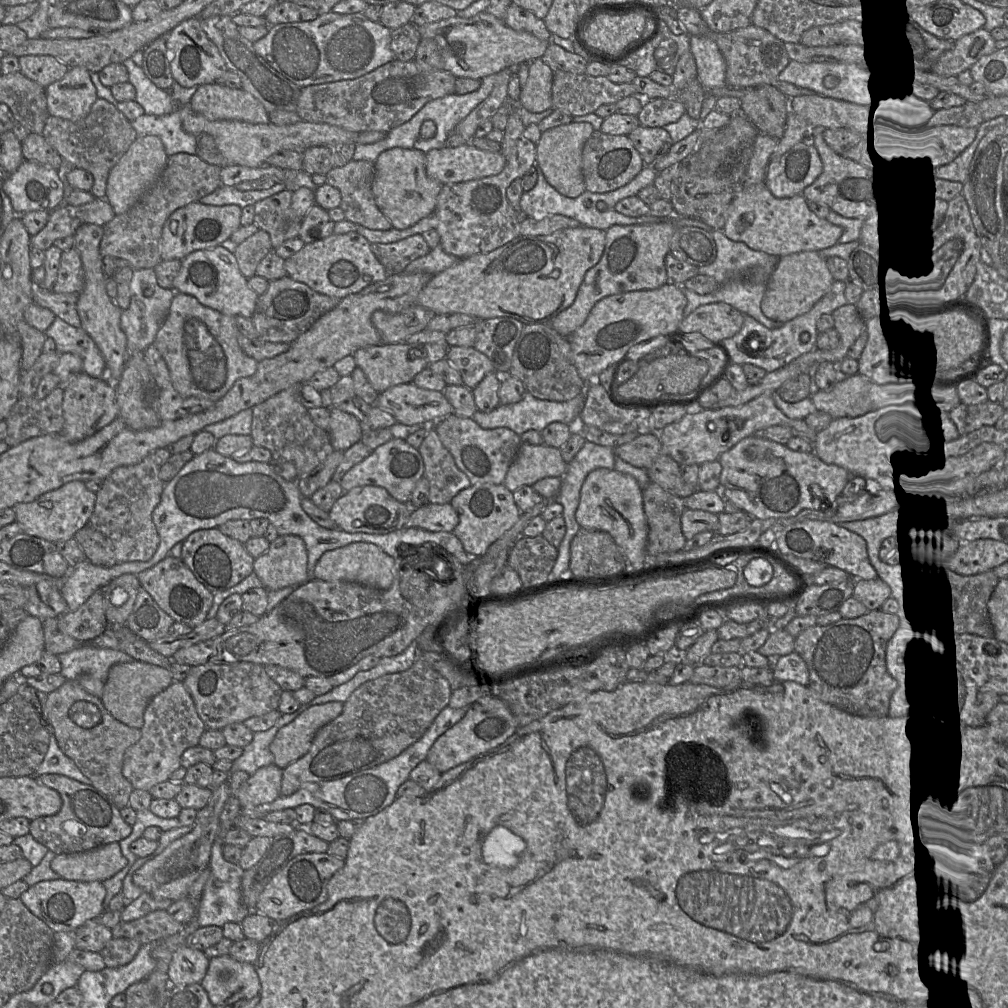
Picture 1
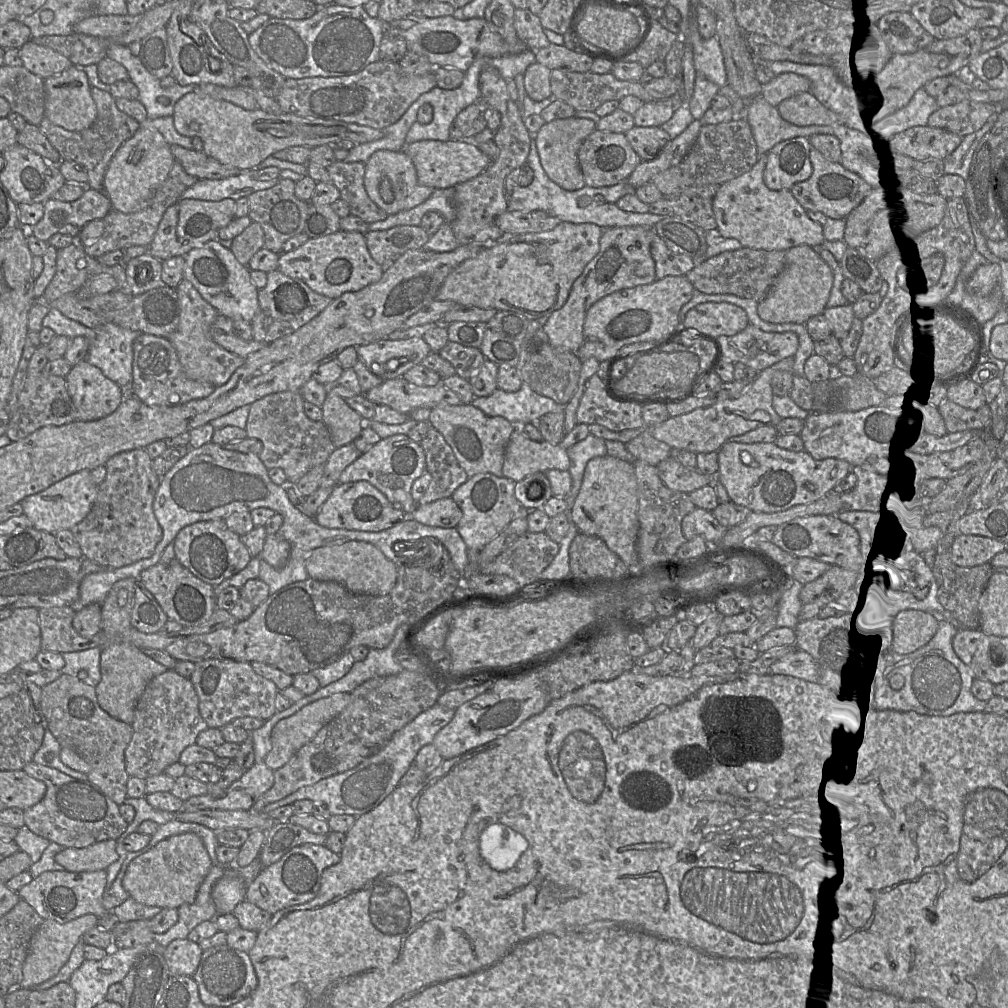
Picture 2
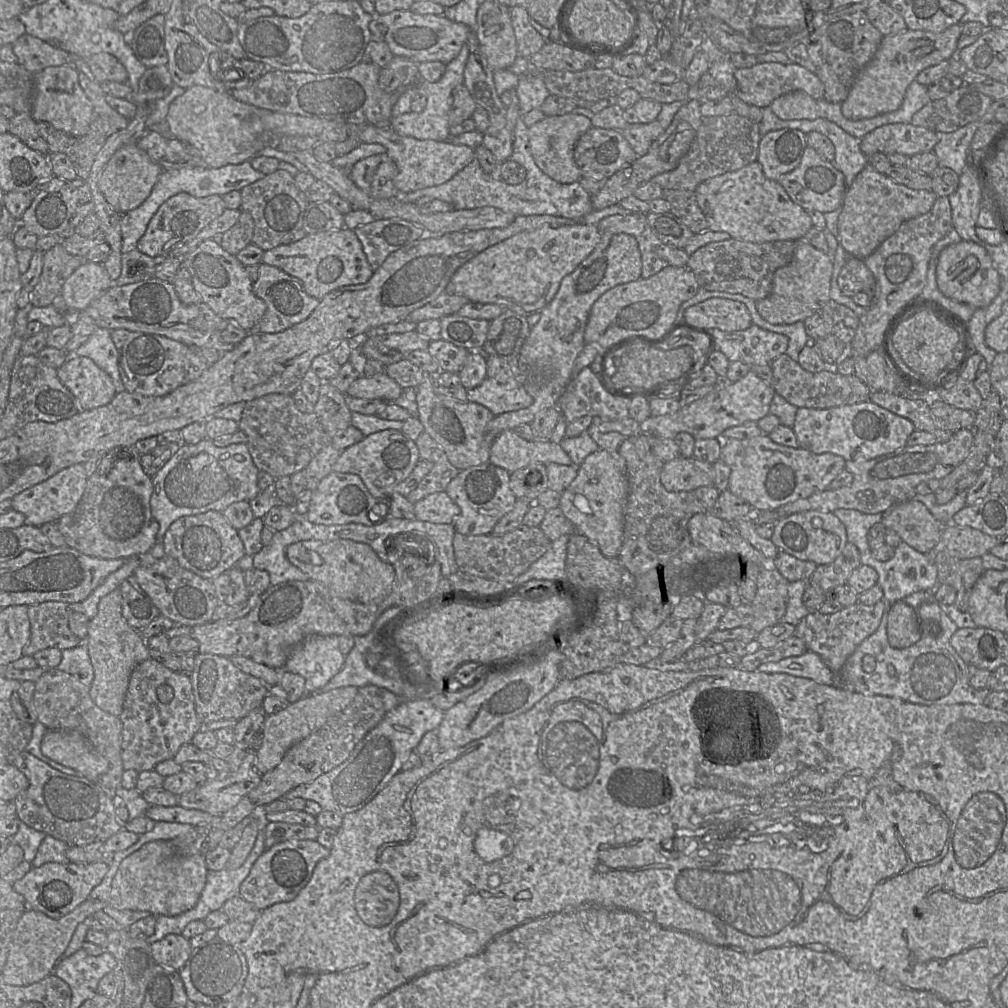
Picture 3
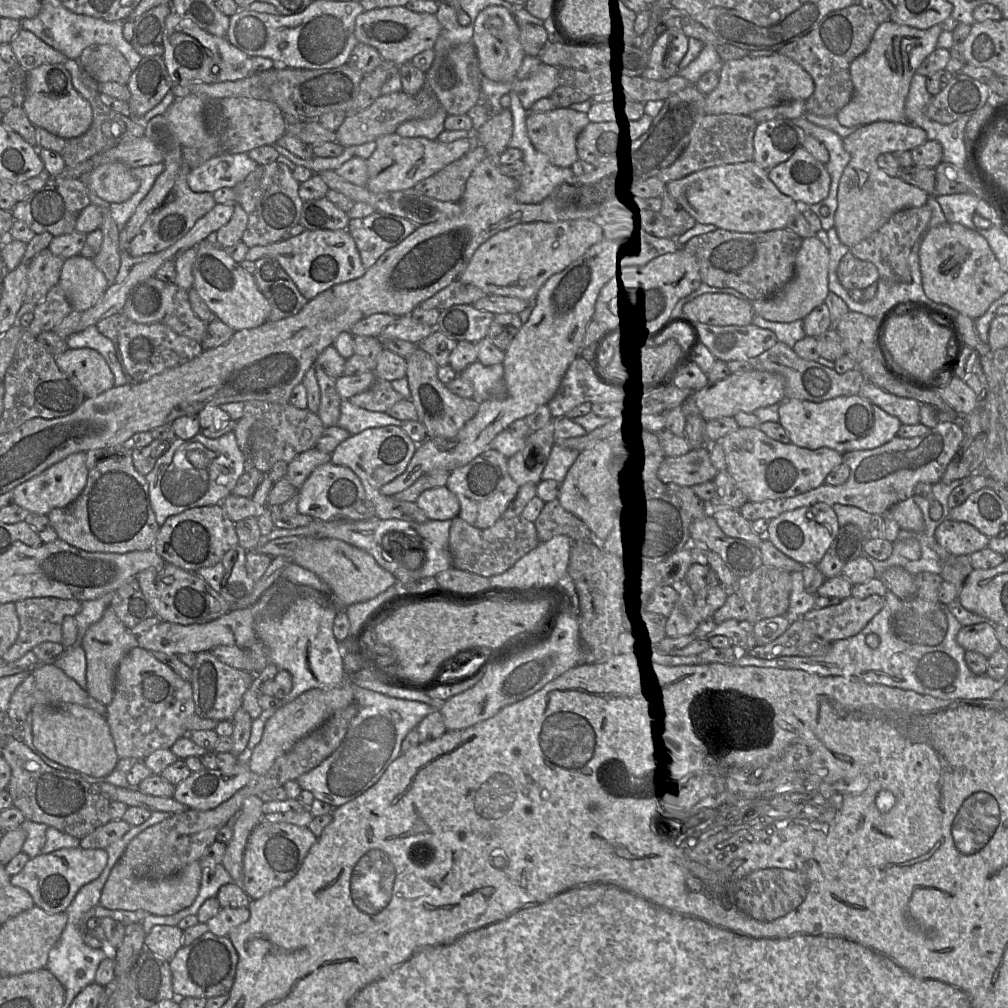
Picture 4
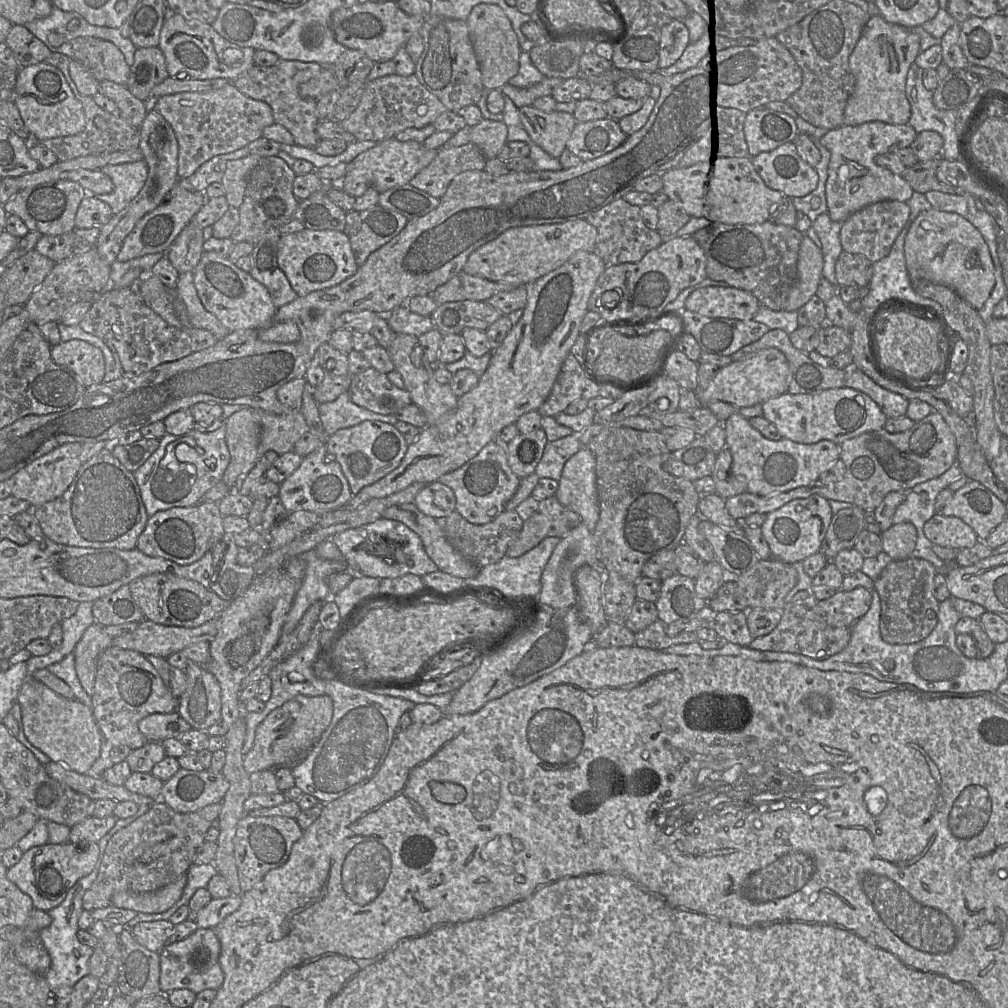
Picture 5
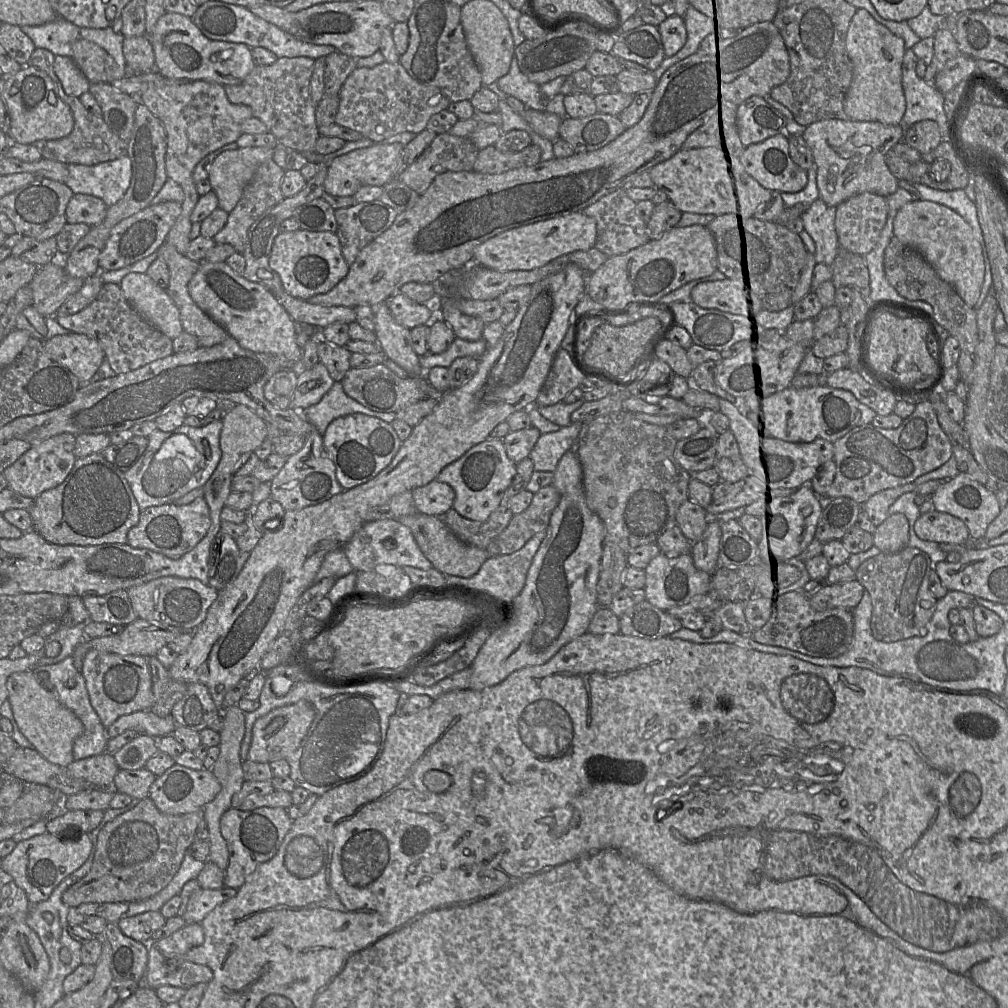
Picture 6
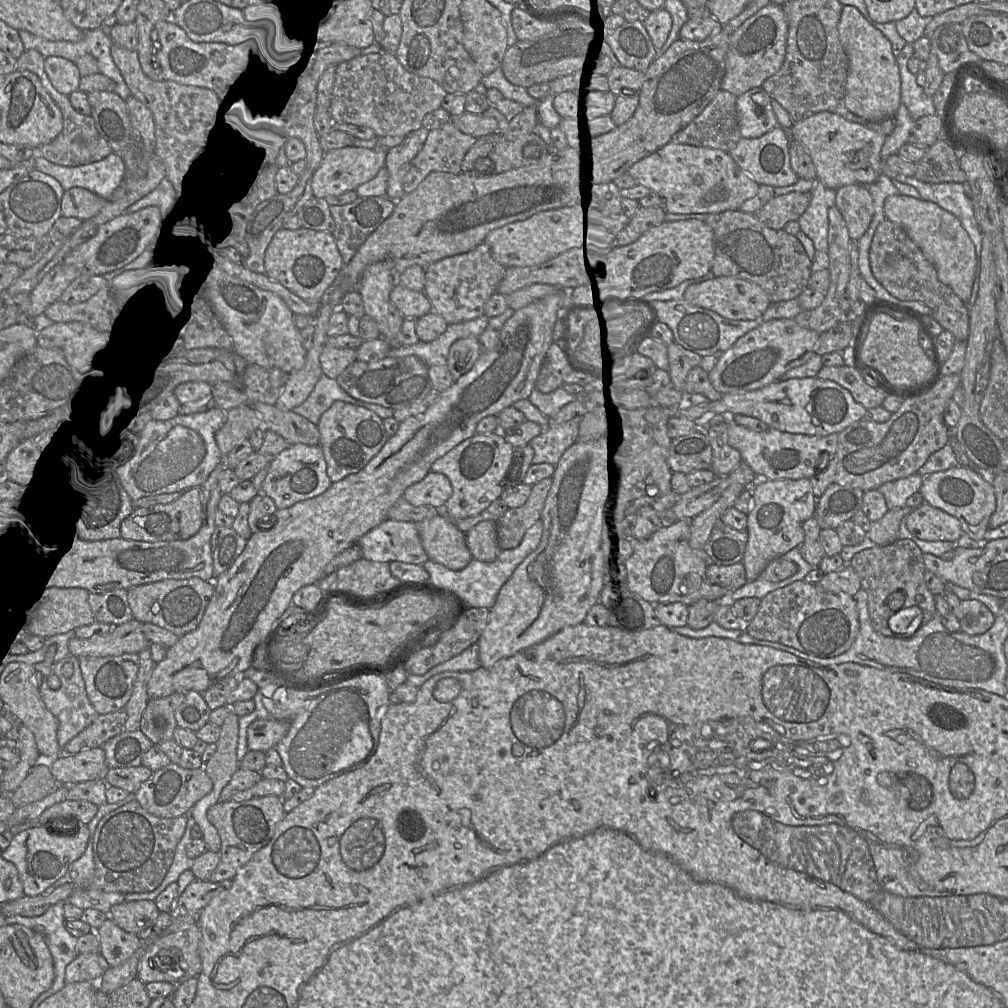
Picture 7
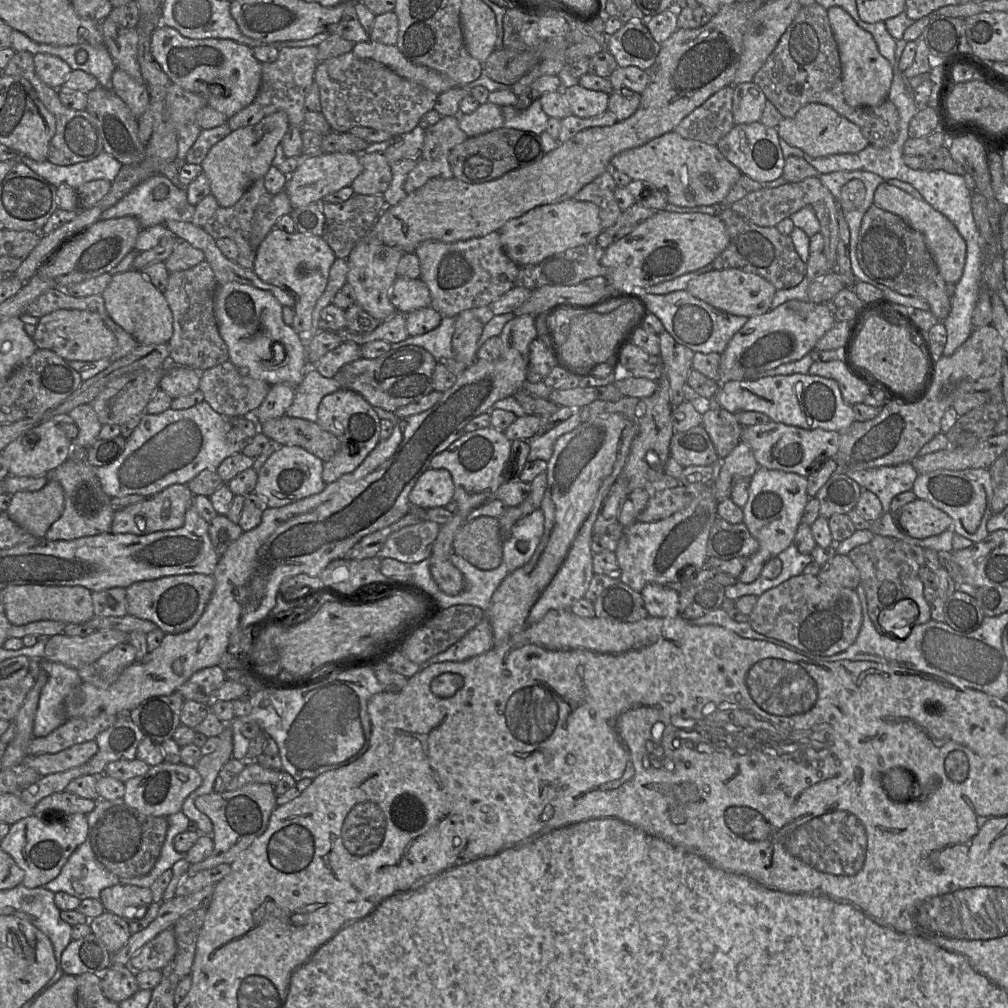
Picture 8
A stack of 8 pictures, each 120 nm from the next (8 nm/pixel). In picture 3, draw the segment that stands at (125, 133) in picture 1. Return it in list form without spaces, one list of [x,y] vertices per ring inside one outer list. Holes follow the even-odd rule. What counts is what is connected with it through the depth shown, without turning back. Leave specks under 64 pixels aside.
[[[78,71],[78,77],[80,86],[93,104],[93,115],[89,131],[83,136],[71,136],[63,131],[57,130],[50,123],[44,121],[37,122],[37,129],[40,135],[46,140],[49,152],[66,154],[74,165],[77,176],[86,181],[89,177],[93,162],[104,146],[107,138],[111,134],[127,128],[130,120],[126,119],[107,103],[106,94],[98,82],[90,80],[81,71]]]

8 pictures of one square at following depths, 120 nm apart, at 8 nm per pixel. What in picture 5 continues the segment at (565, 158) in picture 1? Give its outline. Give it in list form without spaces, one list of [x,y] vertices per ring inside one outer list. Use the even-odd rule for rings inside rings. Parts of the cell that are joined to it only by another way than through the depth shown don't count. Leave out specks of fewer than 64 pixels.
[[[533,105],[519,109],[522,124],[532,141],[554,158],[560,158],[577,124],[572,113],[545,112]]]

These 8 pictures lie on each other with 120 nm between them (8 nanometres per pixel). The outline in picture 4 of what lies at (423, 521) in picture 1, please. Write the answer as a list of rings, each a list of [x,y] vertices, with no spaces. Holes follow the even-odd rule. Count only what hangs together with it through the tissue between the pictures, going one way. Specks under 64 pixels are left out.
[[[446,486],[424,491],[415,503],[429,520],[452,521],[460,512],[457,497]]]

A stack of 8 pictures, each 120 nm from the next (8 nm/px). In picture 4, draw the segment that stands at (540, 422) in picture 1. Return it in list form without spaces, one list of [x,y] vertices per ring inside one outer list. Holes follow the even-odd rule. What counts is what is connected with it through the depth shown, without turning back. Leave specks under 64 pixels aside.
[[[476,361],[458,374],[473,386],[473,399],[478,403],[490,399],[505,399],[508,395],[503,364],[484,366]]]

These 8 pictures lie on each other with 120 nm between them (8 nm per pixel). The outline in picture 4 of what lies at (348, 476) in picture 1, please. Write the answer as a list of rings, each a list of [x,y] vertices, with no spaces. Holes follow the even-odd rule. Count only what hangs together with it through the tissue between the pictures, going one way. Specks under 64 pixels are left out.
[[[398,426],[368,428],[358,434],[350,435],[341,442],[331,453],[331,462],[334,465],[350,468],[359,477],[367,499],[375,507],[376,517],[382,520],[399,519],[422,524],[429,519],[415,502],[398,501],[392,496],[386,496],[380,492],[383,485],[406,470],[417,446]]]

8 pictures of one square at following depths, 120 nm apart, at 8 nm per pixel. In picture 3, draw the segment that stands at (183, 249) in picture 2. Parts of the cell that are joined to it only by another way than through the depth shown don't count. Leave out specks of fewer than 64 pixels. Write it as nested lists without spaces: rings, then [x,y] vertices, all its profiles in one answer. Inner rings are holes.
[[[178,193],[165,201],[150,220],[145,234],[138,241],[137,250],[154,257],[154,259],[164,259],[168,257],[168,252],[193,239],[212,220],[220,216],[226,209],[224,201],[220,195],[210,195],[203,198],[196,198],[188,193]]]

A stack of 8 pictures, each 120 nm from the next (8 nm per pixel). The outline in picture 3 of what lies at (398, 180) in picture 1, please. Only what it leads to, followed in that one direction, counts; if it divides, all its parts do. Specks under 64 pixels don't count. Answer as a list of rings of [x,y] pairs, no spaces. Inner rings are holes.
[[[386,153],[361,159],[348,169],[354,183],[375,199],[402,195],[393,182],[397,173],[396,164]]]

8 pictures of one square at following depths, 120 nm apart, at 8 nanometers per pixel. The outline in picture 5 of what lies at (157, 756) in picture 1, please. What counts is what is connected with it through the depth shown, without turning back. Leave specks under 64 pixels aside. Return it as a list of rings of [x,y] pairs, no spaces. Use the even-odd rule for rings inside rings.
[[[111,646],[98,657],[92,702],[94,717],[106,741],[112,746],[126,745],[135,750],[150,742],[140,732],[139,721],[153,713],[176,712],[179,698],[167,689],[143,654]]]

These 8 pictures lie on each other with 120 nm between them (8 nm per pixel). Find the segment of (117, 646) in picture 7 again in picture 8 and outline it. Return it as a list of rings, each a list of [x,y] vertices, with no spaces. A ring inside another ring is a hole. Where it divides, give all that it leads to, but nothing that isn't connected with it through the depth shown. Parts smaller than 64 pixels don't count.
[[[112,629],[96,630],[84,637],[61,633],[46,639],[43,659],[78,670],[126,642],[129,642],[129,633]]]

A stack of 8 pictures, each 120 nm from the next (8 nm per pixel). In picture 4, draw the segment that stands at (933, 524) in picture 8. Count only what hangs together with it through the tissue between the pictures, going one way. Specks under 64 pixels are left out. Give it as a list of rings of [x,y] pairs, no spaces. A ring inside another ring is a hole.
[[[943,520],[934,531],[935,540],[951,555],[970,555],[986,548],[989,537],[967,522]]]

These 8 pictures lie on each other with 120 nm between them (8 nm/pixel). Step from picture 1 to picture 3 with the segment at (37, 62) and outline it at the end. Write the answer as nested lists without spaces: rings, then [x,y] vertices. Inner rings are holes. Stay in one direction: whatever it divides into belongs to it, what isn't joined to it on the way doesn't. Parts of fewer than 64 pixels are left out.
[[[24,33],[13,44],[18,63],[35,74],[47,67],[73,65],[72,54],[30,34]]]

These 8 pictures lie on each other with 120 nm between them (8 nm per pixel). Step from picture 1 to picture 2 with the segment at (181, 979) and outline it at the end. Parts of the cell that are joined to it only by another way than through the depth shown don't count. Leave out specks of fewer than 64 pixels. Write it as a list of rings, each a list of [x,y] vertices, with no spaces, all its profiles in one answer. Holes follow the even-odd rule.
[[[177,939],[163,949],[162,955],[170,975],[193,977],[202,953],[198,943],[188,939]]]

